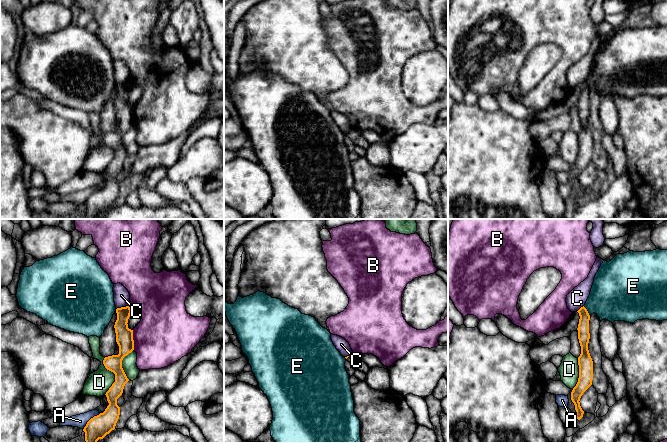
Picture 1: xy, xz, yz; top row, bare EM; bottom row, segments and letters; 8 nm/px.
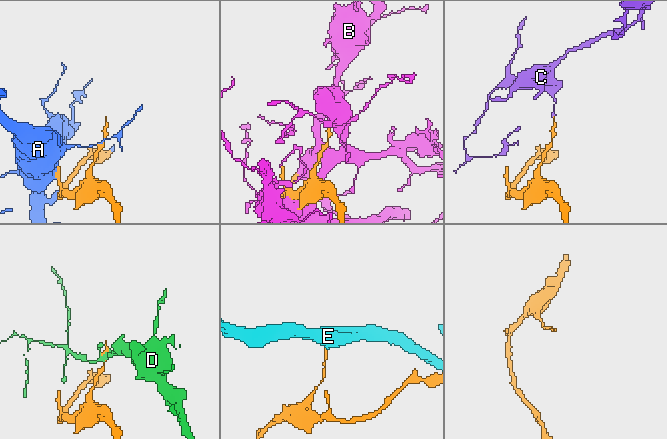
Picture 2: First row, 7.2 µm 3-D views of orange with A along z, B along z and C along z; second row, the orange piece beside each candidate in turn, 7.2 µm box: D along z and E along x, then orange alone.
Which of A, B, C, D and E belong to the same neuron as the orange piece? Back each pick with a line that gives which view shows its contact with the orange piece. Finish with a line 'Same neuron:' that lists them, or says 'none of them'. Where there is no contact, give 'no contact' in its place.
Same neuron: none of them

